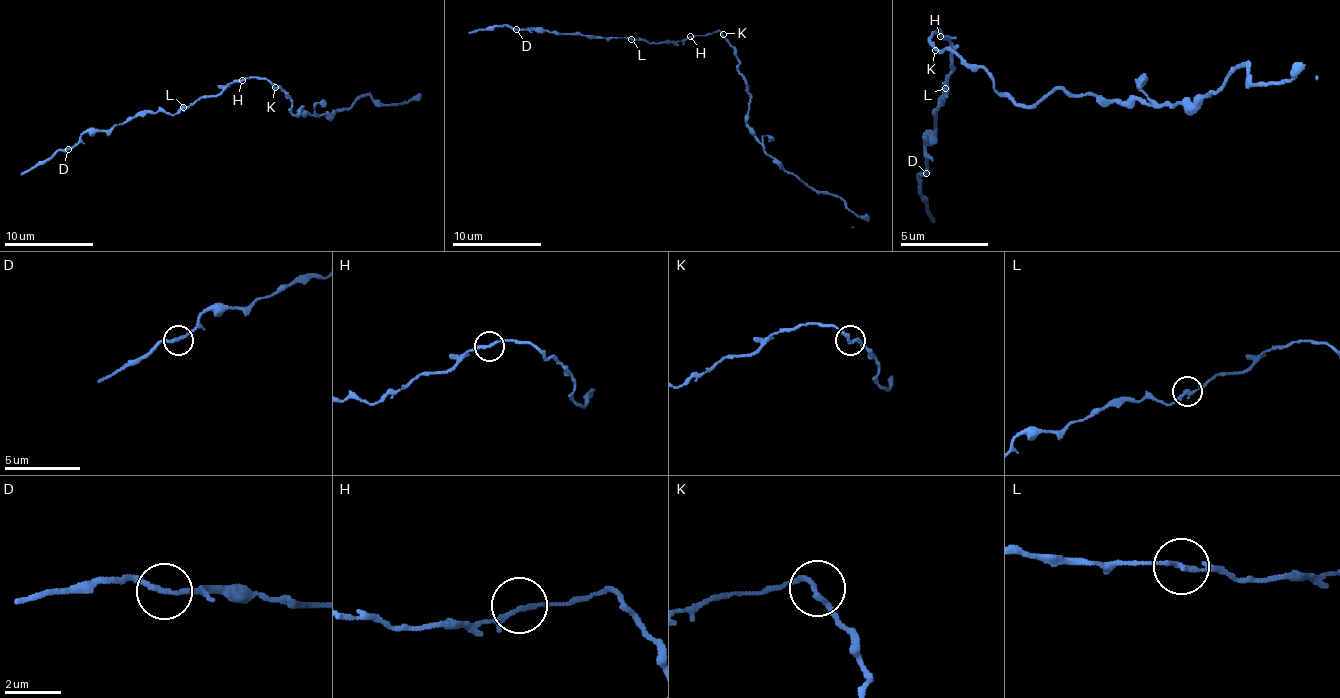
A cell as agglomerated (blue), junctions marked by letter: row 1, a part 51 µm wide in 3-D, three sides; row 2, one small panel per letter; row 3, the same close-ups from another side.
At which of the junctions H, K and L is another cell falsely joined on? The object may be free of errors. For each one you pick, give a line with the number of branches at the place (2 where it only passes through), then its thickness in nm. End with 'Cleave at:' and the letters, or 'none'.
Cleave at: none

